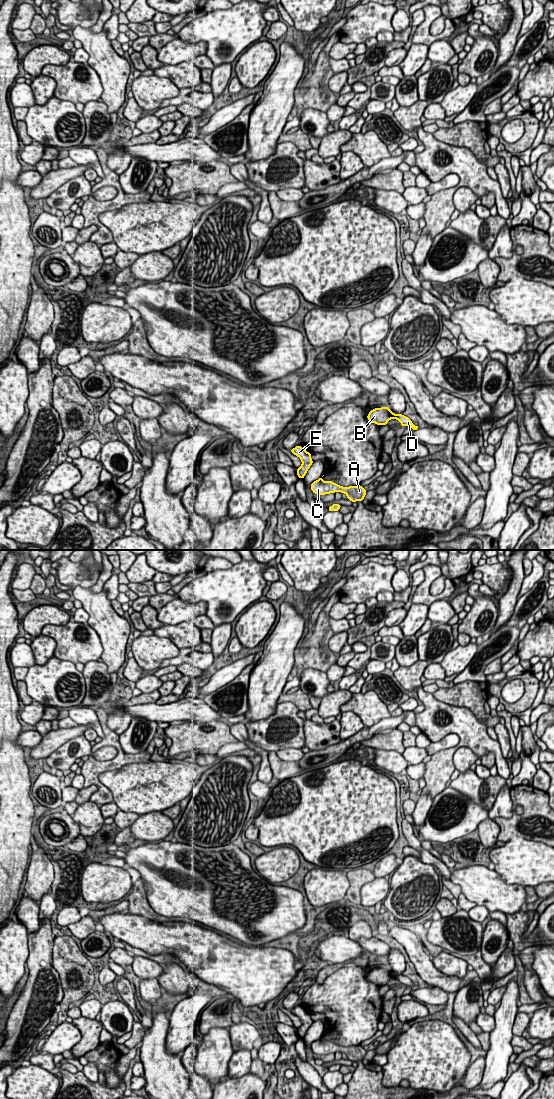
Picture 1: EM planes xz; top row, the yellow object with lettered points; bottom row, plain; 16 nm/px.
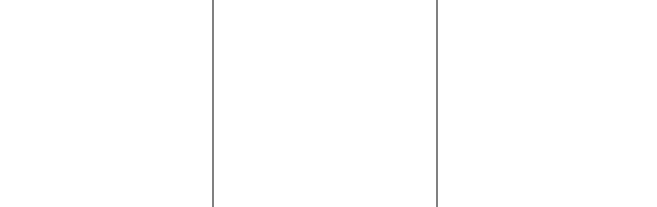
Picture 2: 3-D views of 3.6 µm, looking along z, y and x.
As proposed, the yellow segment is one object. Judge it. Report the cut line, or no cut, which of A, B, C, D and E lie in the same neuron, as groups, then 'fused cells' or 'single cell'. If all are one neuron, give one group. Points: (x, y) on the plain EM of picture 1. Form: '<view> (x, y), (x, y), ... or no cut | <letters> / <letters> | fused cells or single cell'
no cut | A B C D E | single cell

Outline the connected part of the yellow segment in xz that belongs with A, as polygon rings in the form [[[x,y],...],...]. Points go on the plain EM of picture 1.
[[[322,1037],[311,1044],[314,1054],[325,1055],[335,1052],[345,1053],[348,1060],[352,1062],[363,1061],[367,1051],[361,1046],[343,1047],[332,1041],[323,1041]]]

